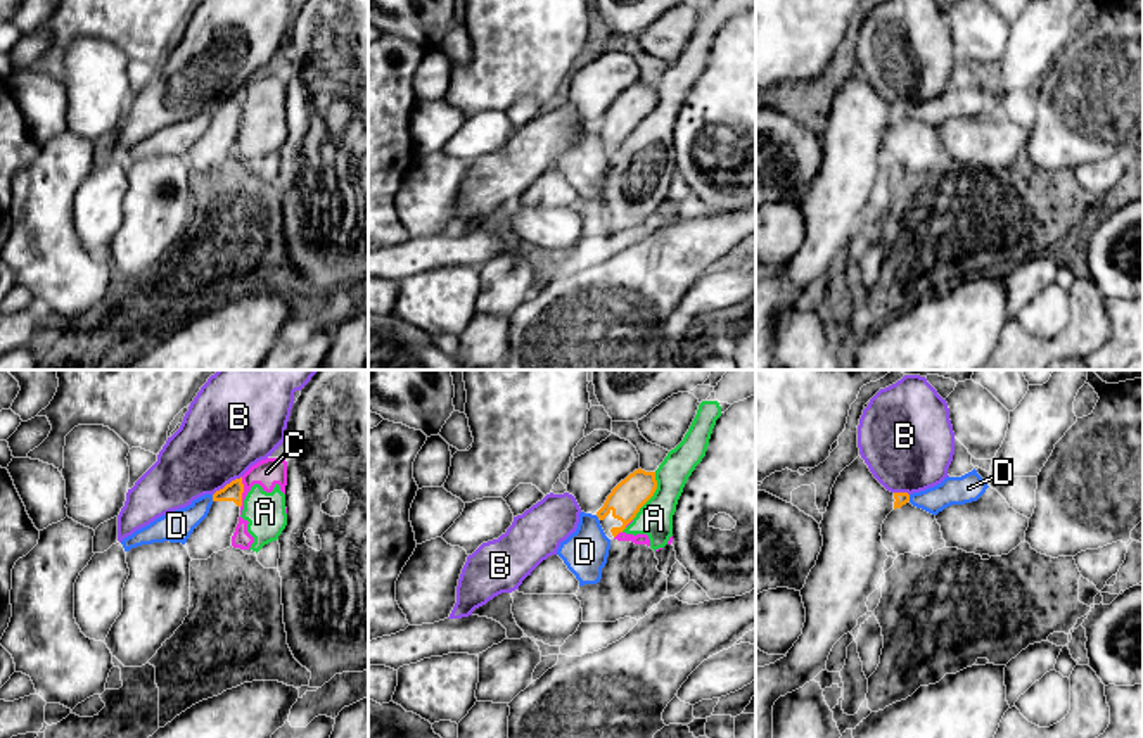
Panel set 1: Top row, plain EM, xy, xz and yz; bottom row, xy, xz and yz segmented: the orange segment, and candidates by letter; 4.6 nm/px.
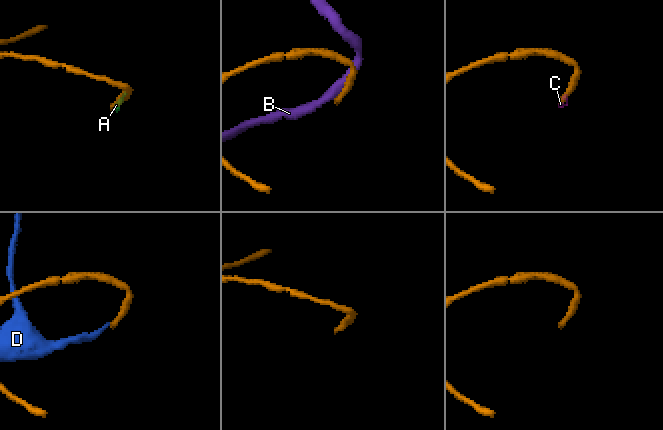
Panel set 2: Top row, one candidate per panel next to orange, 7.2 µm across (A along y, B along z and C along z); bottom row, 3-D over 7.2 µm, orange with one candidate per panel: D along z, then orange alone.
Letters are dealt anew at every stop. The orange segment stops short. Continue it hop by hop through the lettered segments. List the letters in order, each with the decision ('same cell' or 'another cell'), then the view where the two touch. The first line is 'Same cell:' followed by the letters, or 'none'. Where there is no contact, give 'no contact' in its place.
Same cell: none
A: another cell | xz
B: another cell | xy
C: another cell | xy
D: another cell | xy

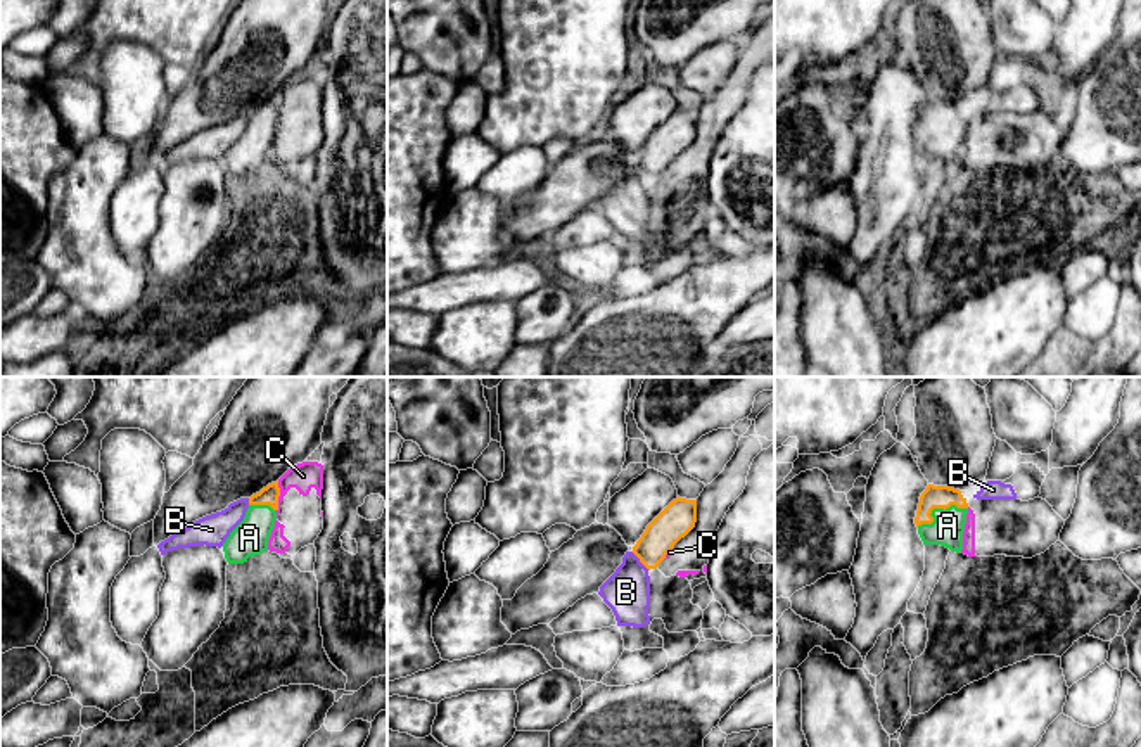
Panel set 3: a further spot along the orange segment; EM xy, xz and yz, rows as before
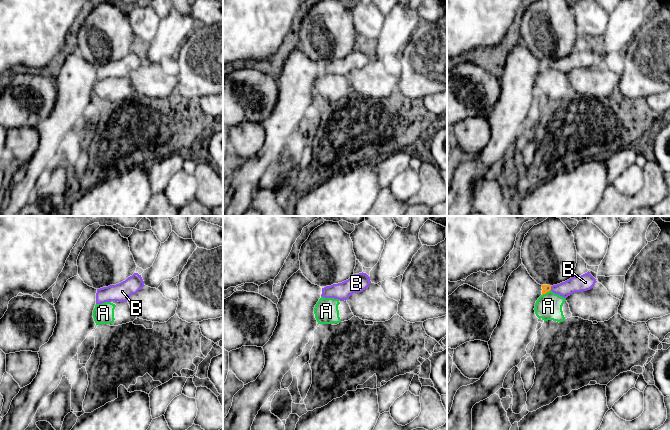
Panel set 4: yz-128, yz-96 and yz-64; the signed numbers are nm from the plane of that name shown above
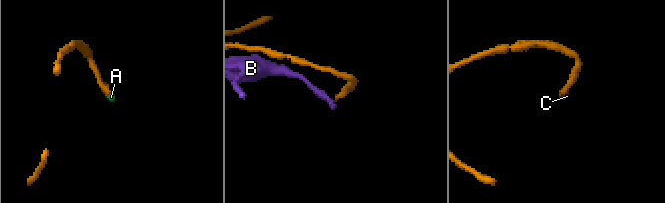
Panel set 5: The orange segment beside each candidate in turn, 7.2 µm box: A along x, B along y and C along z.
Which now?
Same cell: A
A: same cell | yz
B: another cell | xz
C: another cell | xy

